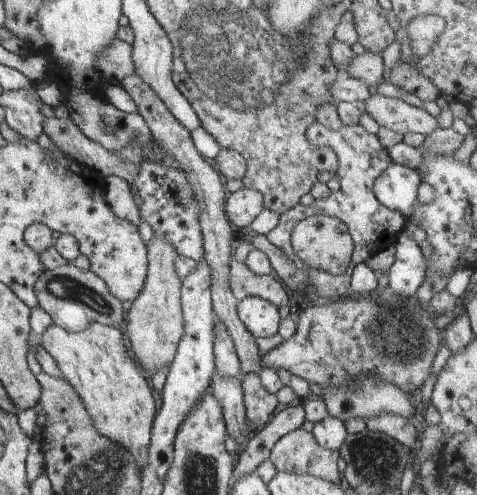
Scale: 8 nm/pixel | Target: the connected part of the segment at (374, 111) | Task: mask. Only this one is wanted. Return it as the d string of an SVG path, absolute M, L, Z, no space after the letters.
M380 93L370 95L365 100L366 112L380 126L406 134L406 132L420 132L428 136L438 127L437 118L433 117L425 108L418 108L393 97L386 97Z

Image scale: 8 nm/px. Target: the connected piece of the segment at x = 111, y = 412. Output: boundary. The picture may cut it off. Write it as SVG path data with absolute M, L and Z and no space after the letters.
M92 323L80 332L50 325L41 335L40 344L56 360L64 378L77 390L95 429L106 438L126 447L139 470L147 465L151 428L156 414L150 378L124 345L118 328Z

